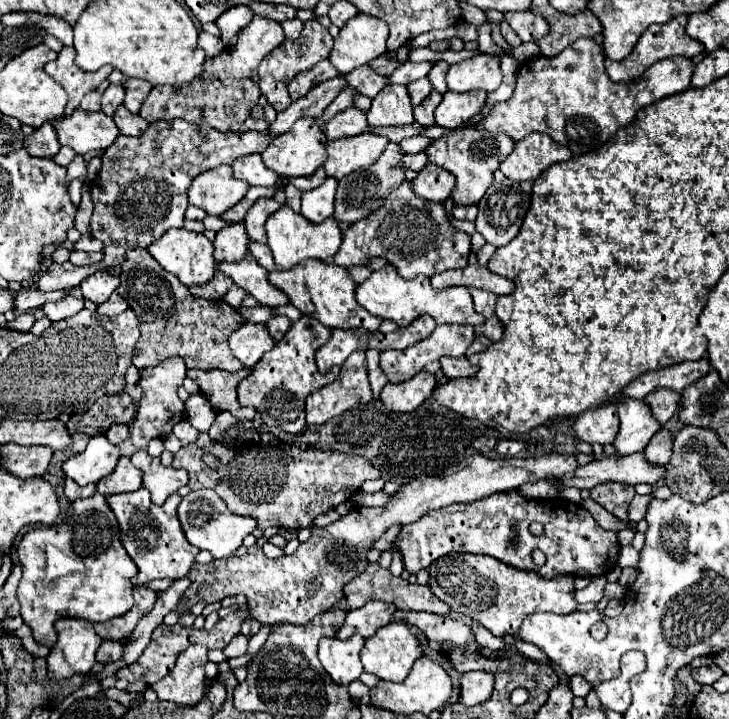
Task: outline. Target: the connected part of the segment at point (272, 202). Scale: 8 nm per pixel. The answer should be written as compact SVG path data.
M260 197L248 211L246 219L244 219L244 225L246 225L246 231L248 231L248 237L256 243L266 243L266 229L264 229L264 223L266 219L276 211L280 209L280 203L276 199L266 199L266 197Z

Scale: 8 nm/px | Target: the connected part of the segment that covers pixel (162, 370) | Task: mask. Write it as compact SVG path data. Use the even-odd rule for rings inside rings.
M180 357L164 359L156 367L148 367L142 371L140 385L144 389L144 397L138 403L136 417L130 427L130 439L138 449L148 449L150 439L166 437L172 433L172 427L184 417L184 403L178 397L178 387L186 379L186 363Z

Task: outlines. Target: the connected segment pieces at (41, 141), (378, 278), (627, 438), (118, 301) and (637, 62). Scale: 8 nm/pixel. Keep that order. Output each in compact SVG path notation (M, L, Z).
M44 123L42 127L26 135L24 145L26 145L26 151L34 157L54 157L60 149L60 143L56 139L56 129L50 123Z
M386 265L380 271L374 271L370 279L360 283L356 287L356 299L372 315L378 315L382 319L392 319L396 321L398 327L410 325L416 317L424 313L432 315L438 325L442 323L458 323L458 325L474 325L474 327L484 325L482 315L474 311L474 303L466 287L450 287L444 291L434 291L430 287L428 277L418 275L416 279L402 279L400 275L396 275L396 269L392 265Z
M624 399L624 403L618 403L618 409L620 409L620 431L612 443L616 455L644 451L652 435L660 429L658 421L652 417L650 409L638 399Z
M112 293L106 303L100 303L100 305L96 307L96 311L98 311L100 315L108 315L108 317L120 315L120 313L126 311L126 309L128 309L128 303L126 303L118 293Z
M678 15L664 25L650 25L644 31L644 35L638 39L634 51L624 61L614 63L614 61L606 59L606 73L610 75L610 79L616 81L616 83L632 83L632 81L638 81L654 63L658 63L662 59L668 59L668 57L688 57L688 59L692 59L692 57L704 53L702 43L698 43L692 37L686 35L686 31L684 31L686 21L688 21L686 15Z

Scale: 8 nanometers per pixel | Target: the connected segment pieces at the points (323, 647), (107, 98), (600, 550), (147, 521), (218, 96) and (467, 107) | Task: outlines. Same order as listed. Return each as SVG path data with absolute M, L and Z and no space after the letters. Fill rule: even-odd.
M352 635L344 641L336 637L324 637L318 645L318 659L326 673L338 685L350 685L362 675L360 649L364 645L364 637Z
M110 85L102 95L102 113L114 115L114 111L122 103L122 99L124 99L124 87L122 85Z
M518 489L504 495L488 495L486 499L478 499L470 505L450 505L442 507L440 511L428 511L428 515L424 515L416 523L404 525L394 539L394 545L402 555L404 569L410 575L428 569L438 557L460 551L490 555L520 569L534 569L546 579L562 573L574 577L606 575L616 567L620 551L616 533L602 529L584 507L570 501L562 503L562 499L526 499ZM532 521L540 521L544 525L544 533L540 537L534 537L528 531ZM512 537L518 537L520 545L510 547ZM534 547L542 549L542 553L546 555L546 563L542 567L536 567L532 563L530 553Z
M138 489L132 493L120 493L120 495L108 495L106 501L118 519L122 545L138 567L134 585L144 585L160 577L166 577L166 579L186 577L200 549L192 547L188 539L184 539L184 531L178 521L178 505L182 501L178 493L170 495L164 505L152 503L146 489Z
M254 17L240 33L238 41L232 47L226 47L218 57L204 61L204 75L198 75L192 83L180 85L180 87L152 87L150 95L142 103L140 115L152 123L152 121L172 121L172 119L184 119L196 125L208 125L218 131L228 131L236 123L244 123L250 117L252 107L258 105L260 89L258 89L258 65L266 55L270 55L280 43L284 41L282 25L264 19Z
M486 91L472 93L444 93L442 103L436 107L436 125L446 129L458 129L468 123L486 105Z

